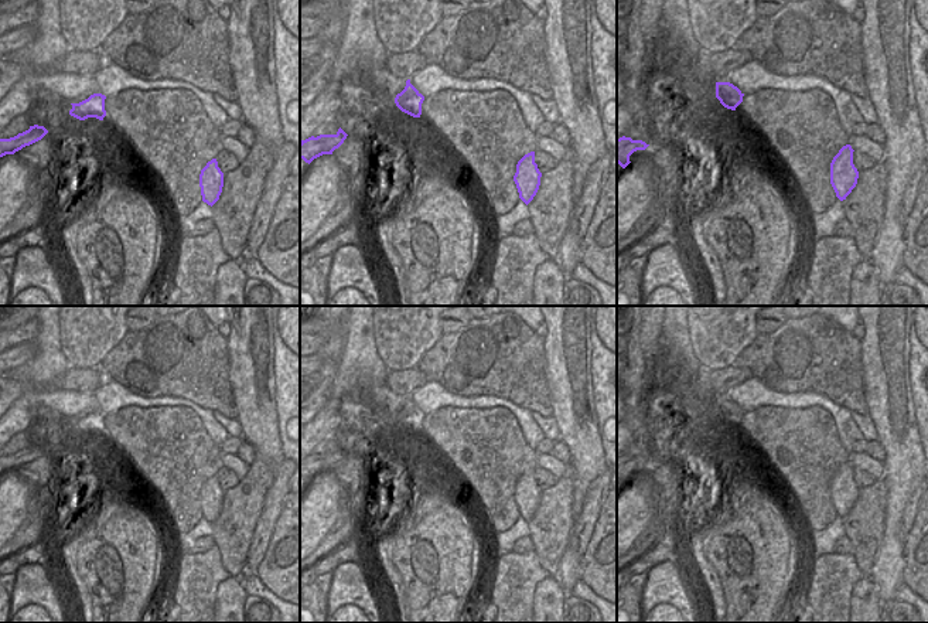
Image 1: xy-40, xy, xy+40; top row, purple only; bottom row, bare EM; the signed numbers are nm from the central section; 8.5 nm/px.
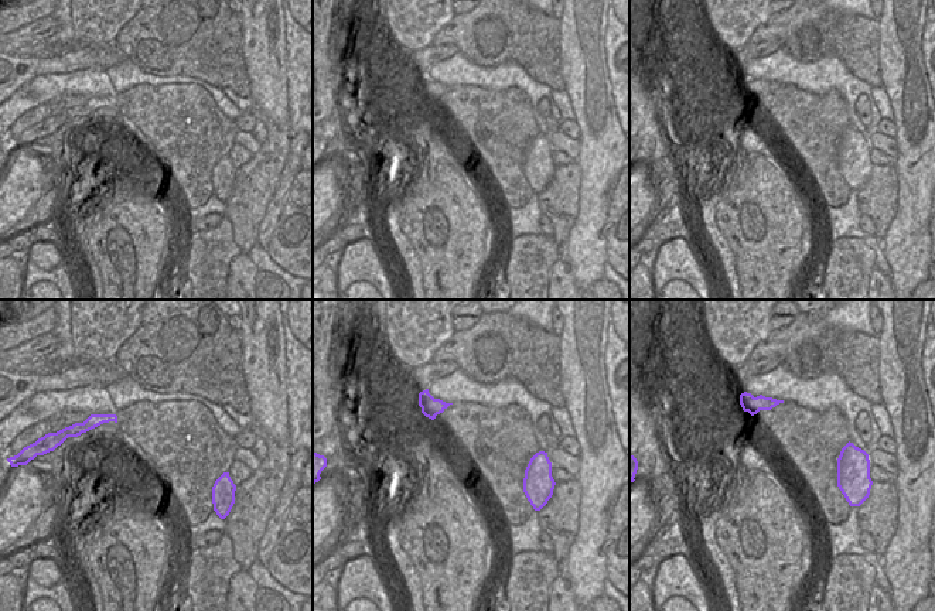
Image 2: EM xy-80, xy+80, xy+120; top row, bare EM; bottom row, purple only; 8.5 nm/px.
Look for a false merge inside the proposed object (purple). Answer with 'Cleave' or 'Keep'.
Cleave

